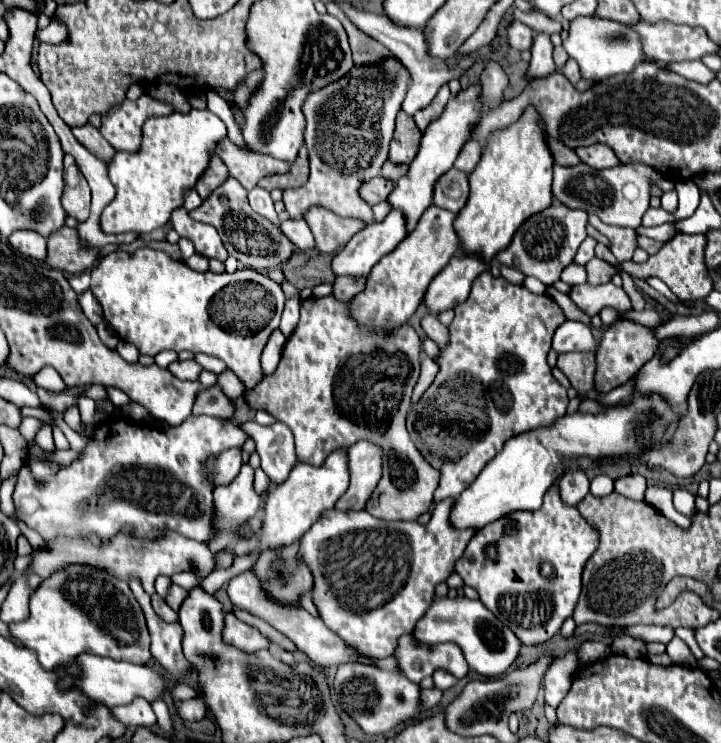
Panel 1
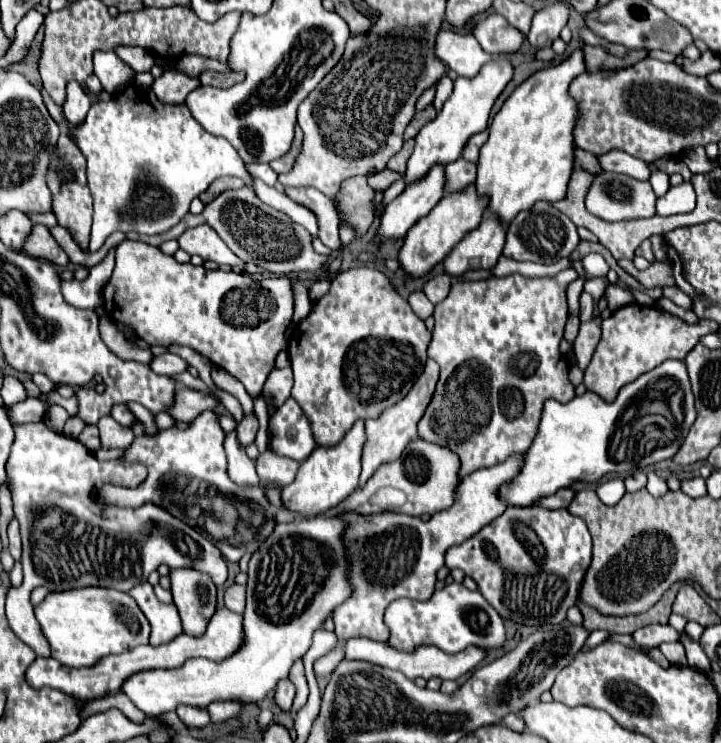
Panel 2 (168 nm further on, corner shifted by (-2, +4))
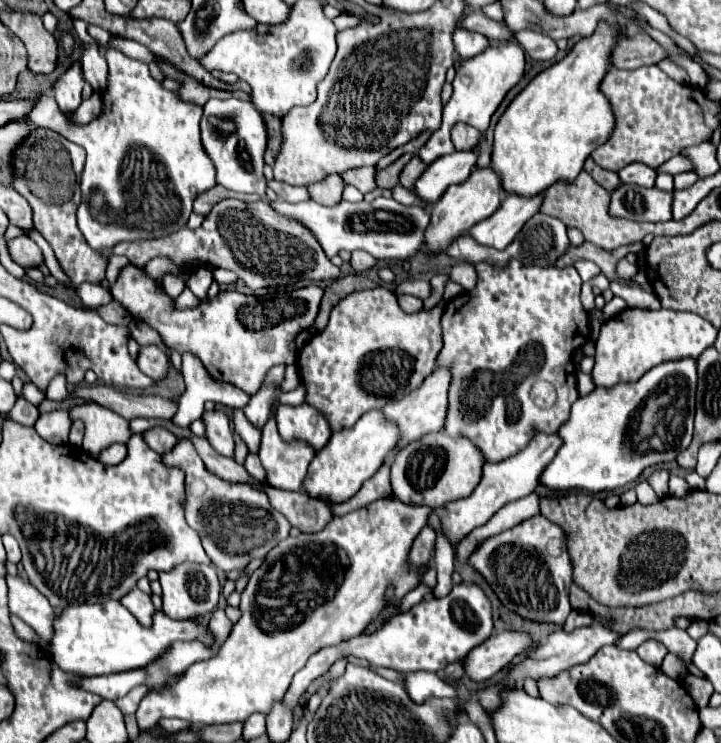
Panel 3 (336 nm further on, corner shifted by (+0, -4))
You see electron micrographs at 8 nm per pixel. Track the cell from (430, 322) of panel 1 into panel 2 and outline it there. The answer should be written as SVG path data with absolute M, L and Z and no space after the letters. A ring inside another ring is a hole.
M414 290L414 292L408 296L408 302L410 302L412 310L416 312L416 316L422 318L422 320L426 320L428 316L432 316L432 312L434 312L434 304L424 296L422 290Z

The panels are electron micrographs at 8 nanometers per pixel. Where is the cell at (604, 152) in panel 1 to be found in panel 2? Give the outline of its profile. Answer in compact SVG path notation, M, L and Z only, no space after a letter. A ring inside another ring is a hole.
M614 150L614 152L608 152L608 154L602 154L598 156L600 164L602 164L602 170L608 170L608 172L618 172L618 174L628 174L636 180L648 180L650 176L650 166L648 162L636 158L636 156L630 156L622 150Z

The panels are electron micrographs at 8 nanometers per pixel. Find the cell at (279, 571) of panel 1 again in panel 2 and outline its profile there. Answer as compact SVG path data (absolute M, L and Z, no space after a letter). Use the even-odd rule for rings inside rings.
M324 516L302 518L292 524L278 524L276 530L264 540L264 544L252 554L248 564L242 646L222 662L192 658L186 660L180 668L138 672L124 682L122 686L124 694L146 716L160 716L164 712L174 712L180 704L206 708L212 702L238 700L242 704L258 704L260 700L264 700L280 680L288 678L292 664L308 652L316 628L322 628L324 620L332 616L334 608L340 606L346 600L346 596L352 596L352 584L348 580L350 562L342 540L344 530L346 530L346 520L324 518Z

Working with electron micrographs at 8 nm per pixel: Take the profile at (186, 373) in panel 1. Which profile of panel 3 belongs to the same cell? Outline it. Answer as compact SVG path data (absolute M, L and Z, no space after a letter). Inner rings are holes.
M142 346L138 354L138 368L154 380L164 380L168 376L170 360L164 352L156 350L156 346Z

